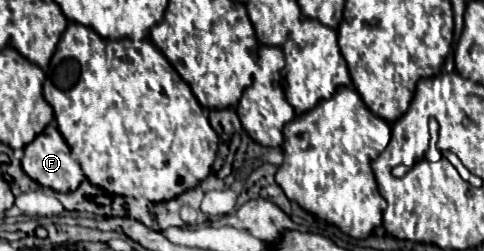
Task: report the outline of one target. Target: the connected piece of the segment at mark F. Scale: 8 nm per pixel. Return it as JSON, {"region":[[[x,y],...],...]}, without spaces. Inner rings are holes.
{"region":[[[52,120],[46,130],[36,136],[26,148],[24,148],[24,158],[22,158],[22,168],[24,172],[38,184],[48,186],[56,192],[72,192],[80,186],[80,182],[84,180],[84,174],[78,166],[78,162],[74,160],[68,144],[64,144],[64,138],[60,136],[60,130],[56,128],[56,122]]]}

